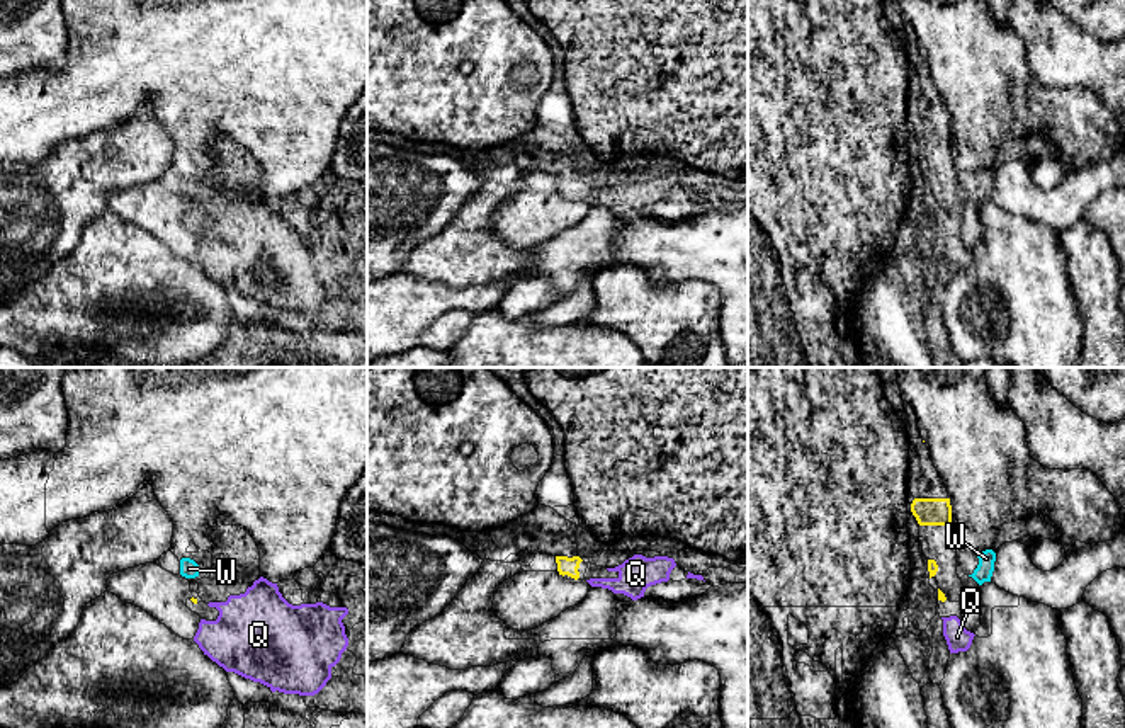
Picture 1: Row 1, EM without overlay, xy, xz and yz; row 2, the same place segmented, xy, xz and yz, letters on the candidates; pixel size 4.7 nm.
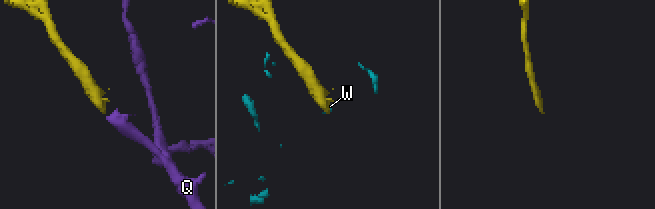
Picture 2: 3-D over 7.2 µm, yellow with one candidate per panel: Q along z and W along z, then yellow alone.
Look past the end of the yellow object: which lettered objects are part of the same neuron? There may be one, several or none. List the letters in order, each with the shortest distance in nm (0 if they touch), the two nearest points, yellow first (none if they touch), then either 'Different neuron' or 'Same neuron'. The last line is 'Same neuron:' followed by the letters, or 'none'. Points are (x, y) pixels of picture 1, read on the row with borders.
Q: Distance 40 nm. Across: xz (578, 577), (587, 580). Same neuron
W: Distance 150 nm. Across: yz (944, 594), (969, 575). Different neuron
Same neuron: Q

